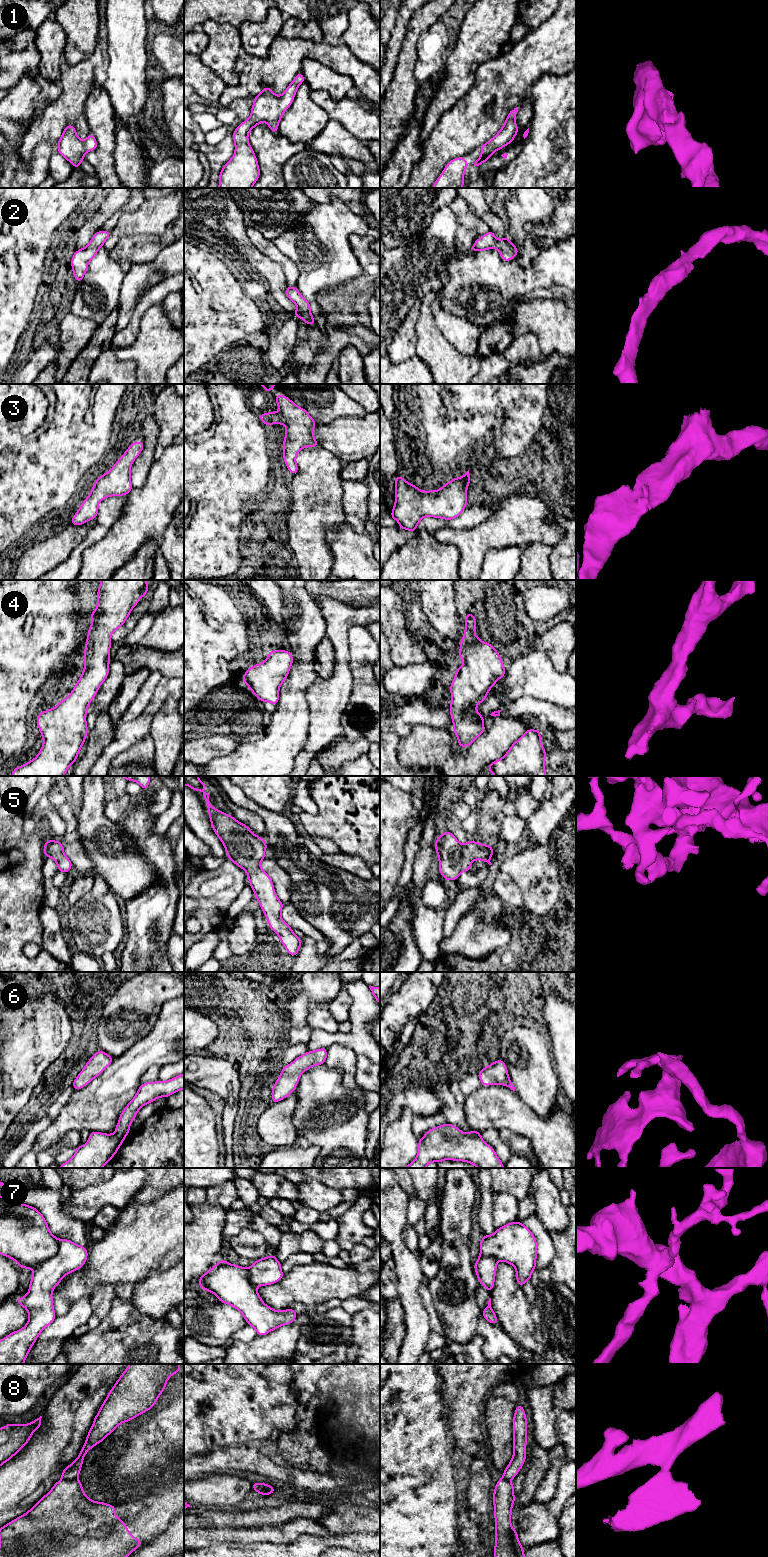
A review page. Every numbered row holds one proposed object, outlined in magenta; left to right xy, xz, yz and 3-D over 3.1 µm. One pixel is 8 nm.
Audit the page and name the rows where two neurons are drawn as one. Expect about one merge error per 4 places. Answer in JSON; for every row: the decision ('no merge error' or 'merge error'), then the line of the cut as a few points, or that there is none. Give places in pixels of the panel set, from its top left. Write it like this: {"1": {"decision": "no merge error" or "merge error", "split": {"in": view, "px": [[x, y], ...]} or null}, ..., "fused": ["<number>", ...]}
{"1": {"decision": "no merge error", "split": null}, "2": {"decision": "no merge error", "split": null}, "3": {"decision": "no merge error", "split": null}, "4": {"decision": "no merge error", "split": null}, "5": {"decision": "no merge error", "split": null}, "6": {"decision": "no merge error", "split": null}, "7": {"decision": "merge error", "split": {"in": "xy", "px": [[58, 1239], [58, 1250], [33, 1269]]}}, "8": {"decision": "merge error", "split": {"in": "xy", "px": [[62, 1477], [76, 1479]]}}, "fused": ["7", "8"]}

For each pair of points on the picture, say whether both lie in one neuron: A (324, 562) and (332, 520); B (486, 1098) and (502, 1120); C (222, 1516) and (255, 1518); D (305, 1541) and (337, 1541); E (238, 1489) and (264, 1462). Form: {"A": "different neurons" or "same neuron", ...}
{"A": "same neuron", "B": "same neuron", "C": "same neuron", "D": "same neuron", "E": "different neurons"}

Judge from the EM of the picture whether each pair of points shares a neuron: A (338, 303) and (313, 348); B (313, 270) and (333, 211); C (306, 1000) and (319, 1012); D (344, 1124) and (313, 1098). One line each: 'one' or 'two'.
A: one
B: one
C: two
D: one

